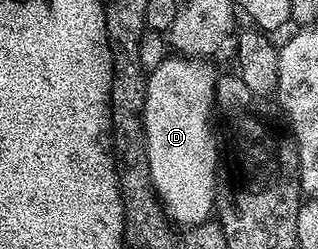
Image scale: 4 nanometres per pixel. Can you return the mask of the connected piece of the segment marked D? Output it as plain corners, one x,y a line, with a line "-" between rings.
174,54
149,73
142,111
148,170
162,209
178,226
207,223
215,211
216,173
220,168
210,133
210,112
212,116
215,104
216,71
205,59

